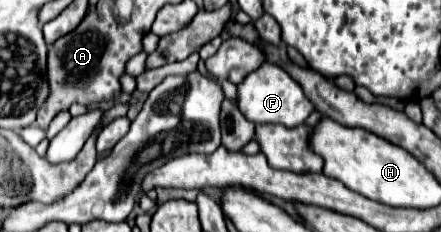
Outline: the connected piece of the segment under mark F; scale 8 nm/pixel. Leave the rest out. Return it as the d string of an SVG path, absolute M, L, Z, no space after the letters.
M264 62L258 70L250 72L242 84L238 84L238 106L254 124L284 124L286 128L304 124L310 112L316 110L302 92L302 86L290 74L286 74L284 68L270 62Z

